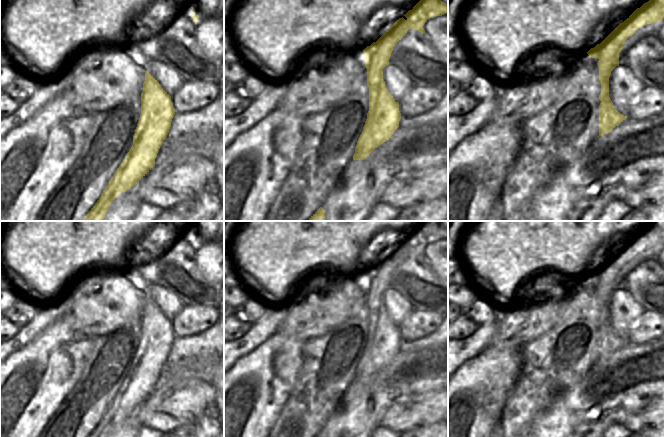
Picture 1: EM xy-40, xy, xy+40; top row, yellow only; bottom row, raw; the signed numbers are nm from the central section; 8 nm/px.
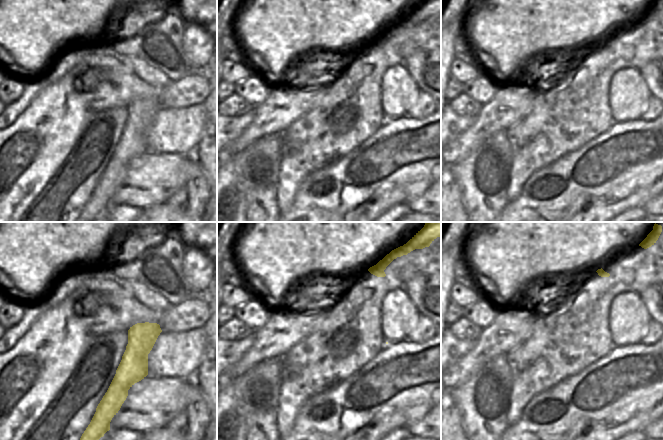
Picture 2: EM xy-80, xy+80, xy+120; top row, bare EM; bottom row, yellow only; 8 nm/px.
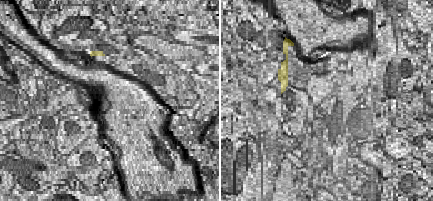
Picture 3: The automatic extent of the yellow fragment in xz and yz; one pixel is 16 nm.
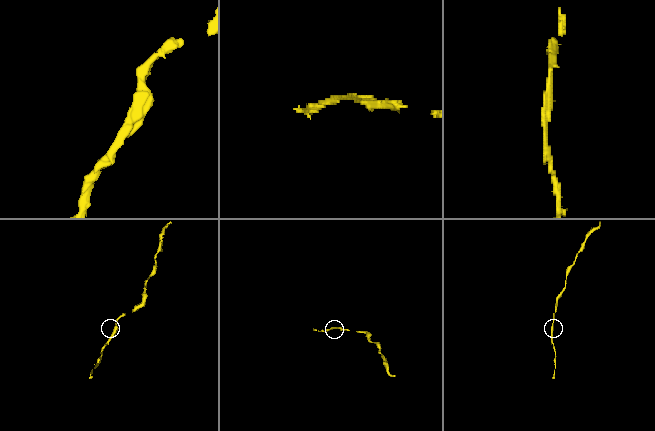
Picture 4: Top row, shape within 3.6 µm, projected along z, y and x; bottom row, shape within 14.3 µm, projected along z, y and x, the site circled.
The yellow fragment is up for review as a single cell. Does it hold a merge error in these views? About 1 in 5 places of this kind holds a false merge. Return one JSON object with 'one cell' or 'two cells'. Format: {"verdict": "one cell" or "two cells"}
{"verdict": "one cell"}

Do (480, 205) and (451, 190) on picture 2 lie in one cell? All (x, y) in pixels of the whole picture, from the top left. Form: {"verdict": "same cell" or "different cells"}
{"verdict": "different cells"}

